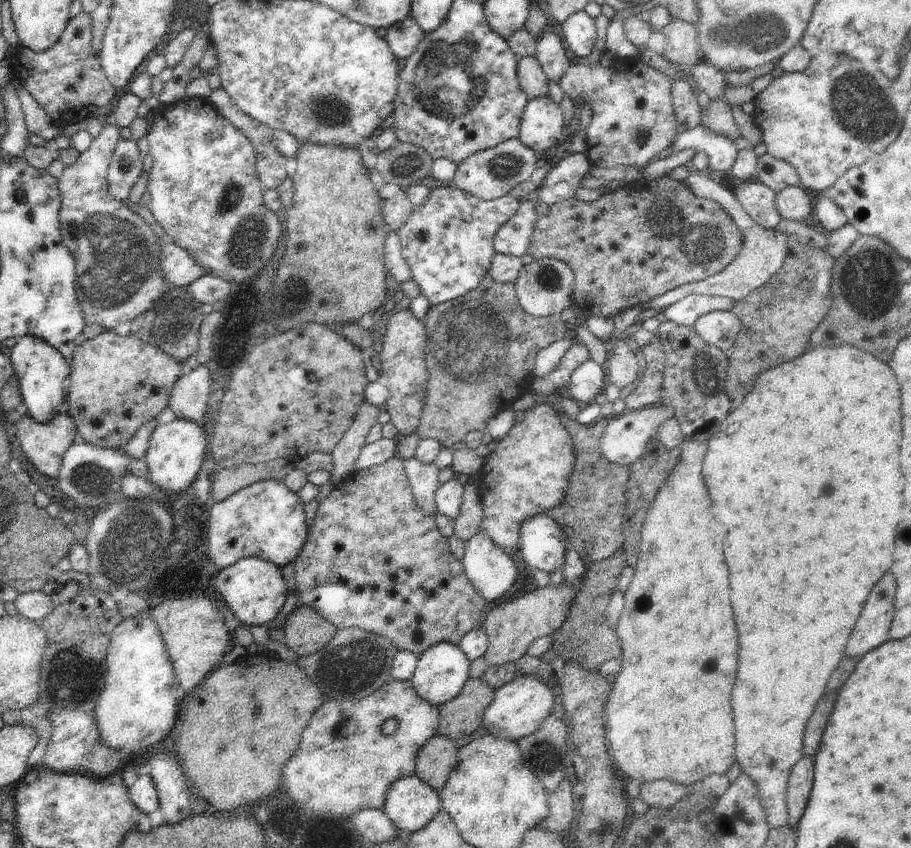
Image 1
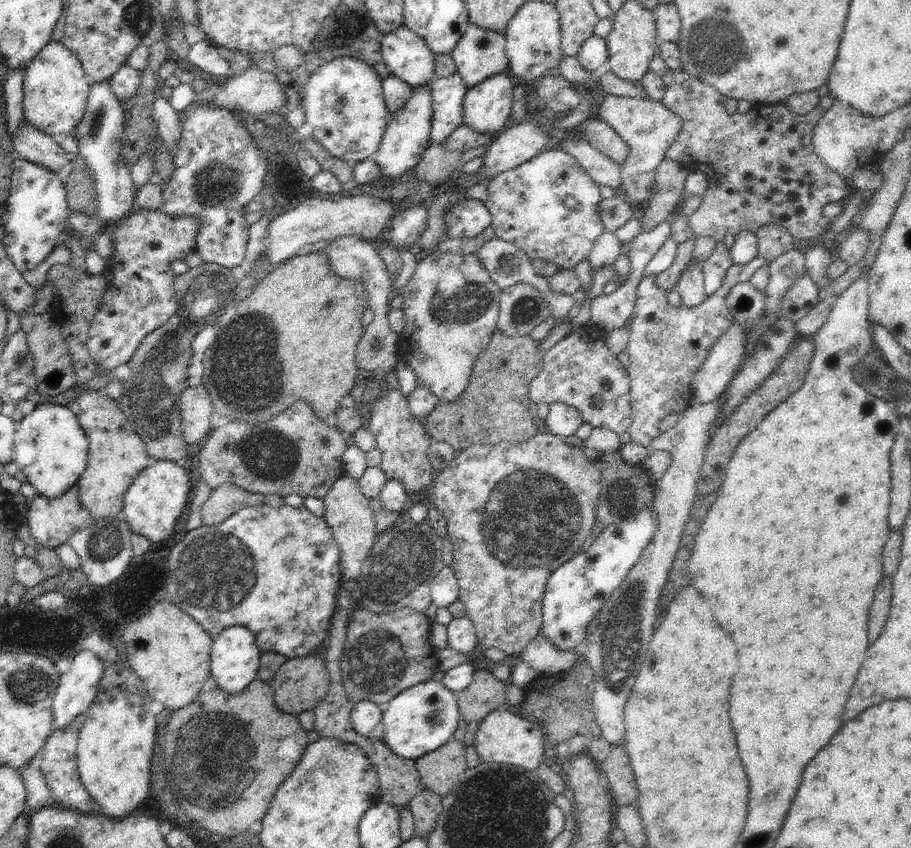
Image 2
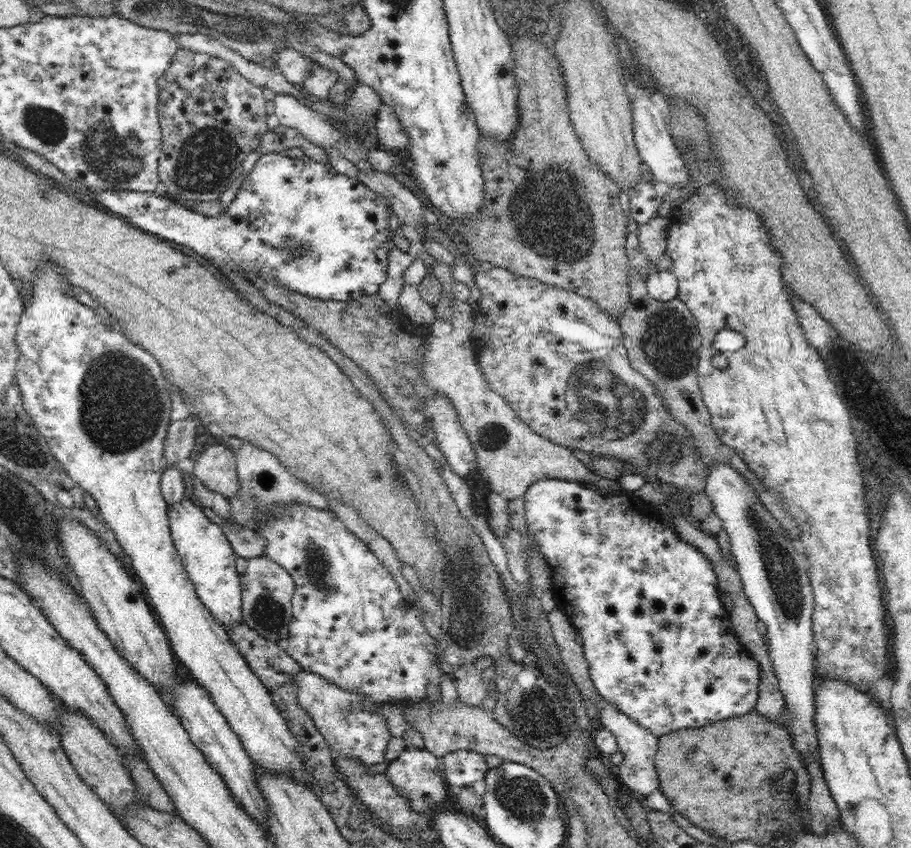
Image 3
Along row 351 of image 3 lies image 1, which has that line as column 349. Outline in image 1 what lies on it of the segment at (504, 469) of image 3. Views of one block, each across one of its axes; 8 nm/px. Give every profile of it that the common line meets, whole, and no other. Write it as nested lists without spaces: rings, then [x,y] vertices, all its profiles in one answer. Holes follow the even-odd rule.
[[[362,402],[354,415],[352,424],[342,435],[340,442],[332,449],[333,468],[330,470],[329,481],[334,486],[356,472],[352,470],[352,464],[358,460],[360,451],[365,445],[366,435],[376,424],[380,411],[381,408],[378,405]]]

